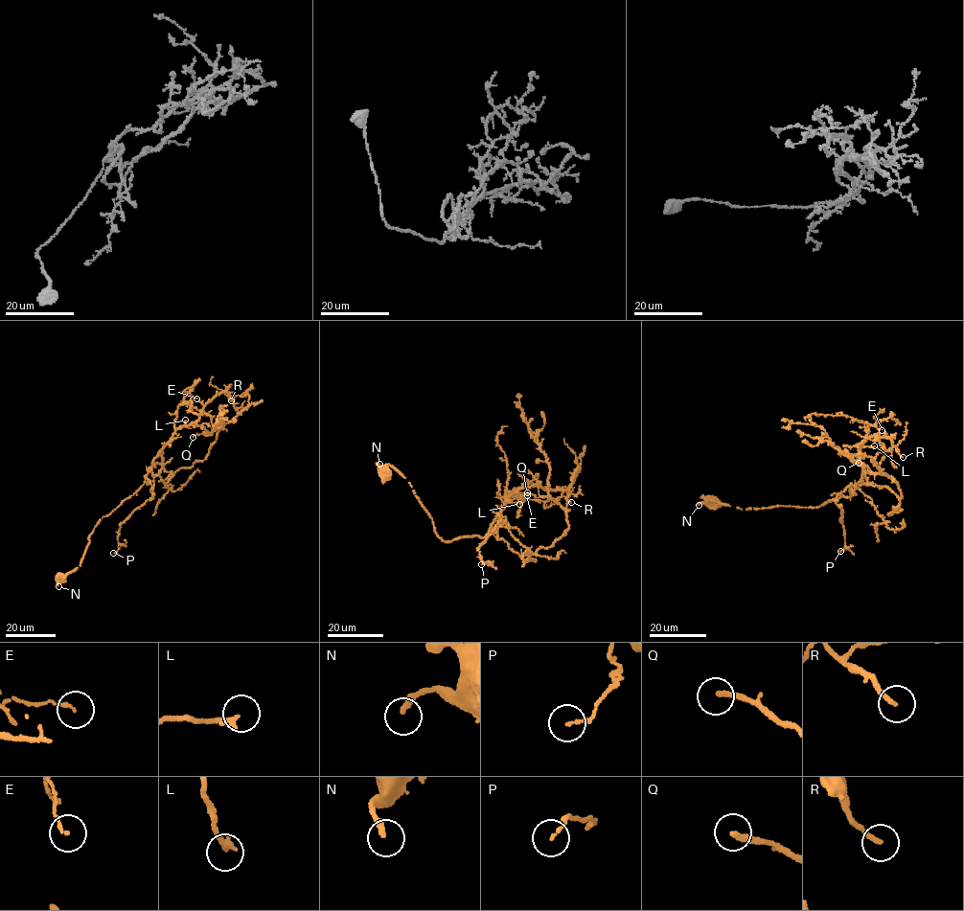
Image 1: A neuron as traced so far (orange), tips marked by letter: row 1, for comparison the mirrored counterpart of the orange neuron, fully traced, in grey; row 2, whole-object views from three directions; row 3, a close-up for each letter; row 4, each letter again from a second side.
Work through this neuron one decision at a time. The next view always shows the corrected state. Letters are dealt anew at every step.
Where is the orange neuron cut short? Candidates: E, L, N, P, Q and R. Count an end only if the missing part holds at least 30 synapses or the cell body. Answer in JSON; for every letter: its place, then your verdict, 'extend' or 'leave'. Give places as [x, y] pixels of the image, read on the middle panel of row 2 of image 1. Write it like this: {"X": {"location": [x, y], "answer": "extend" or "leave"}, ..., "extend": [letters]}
{"E": {"location": [527, 495], "answer": "leave"}, "L": {"location": [519, 504], "answer": "leave"}, "N": {"location": [379, 464], "answer": "leave"}, "P": {"location": [481, 564], "answer": "leave"}, "Q": {"location": [527, 492], "answer": "extend"}, "R": {"location": [571, 502], "answer": "leave"}, "extend": ["Q"]}

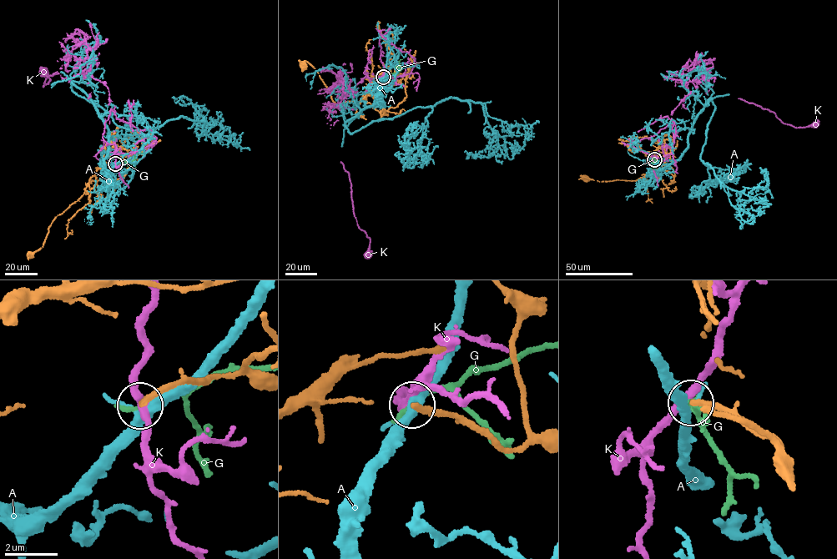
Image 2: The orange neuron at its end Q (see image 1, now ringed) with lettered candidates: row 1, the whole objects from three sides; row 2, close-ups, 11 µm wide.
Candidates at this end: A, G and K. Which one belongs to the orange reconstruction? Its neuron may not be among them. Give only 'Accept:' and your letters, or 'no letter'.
Accept: no letter

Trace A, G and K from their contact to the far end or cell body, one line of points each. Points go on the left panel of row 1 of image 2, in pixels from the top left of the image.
A: (115, 163), (103, 164), (108, 128), (71, 83), (128, 129), (184, 116), (206, 123), (186, 97), (172, 98)
G: (115, 163), (124, 161), (134, 168), (132, 163), (135, 155), (142, 153)
K: (115, 163), (103, 136), (115, 107), (104, 84), (83, 76), (91, 59), (68, 51), (43, 86), (42, 71)

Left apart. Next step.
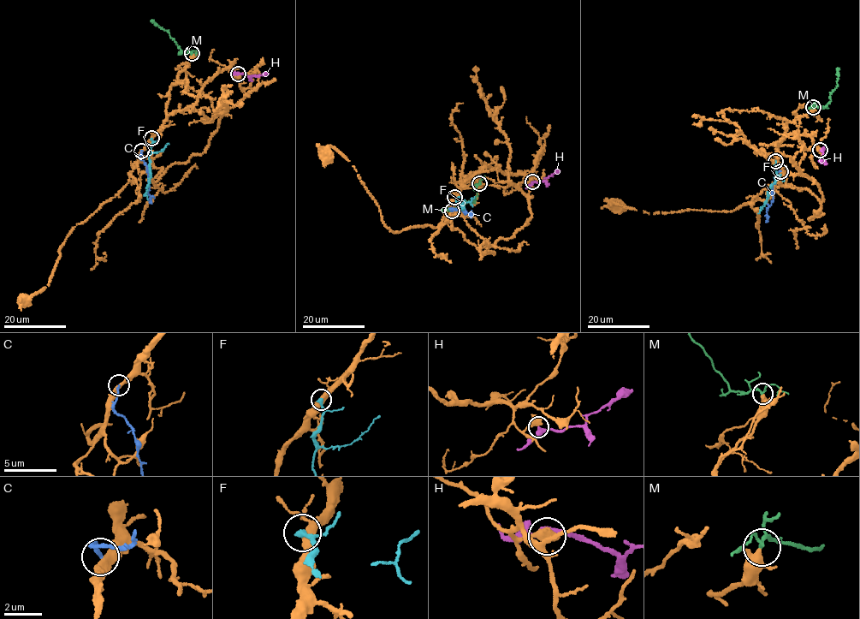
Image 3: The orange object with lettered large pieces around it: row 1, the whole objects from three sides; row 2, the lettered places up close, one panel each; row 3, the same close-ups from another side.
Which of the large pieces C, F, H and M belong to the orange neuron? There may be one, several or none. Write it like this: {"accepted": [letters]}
{"accepted": ["M"]}

